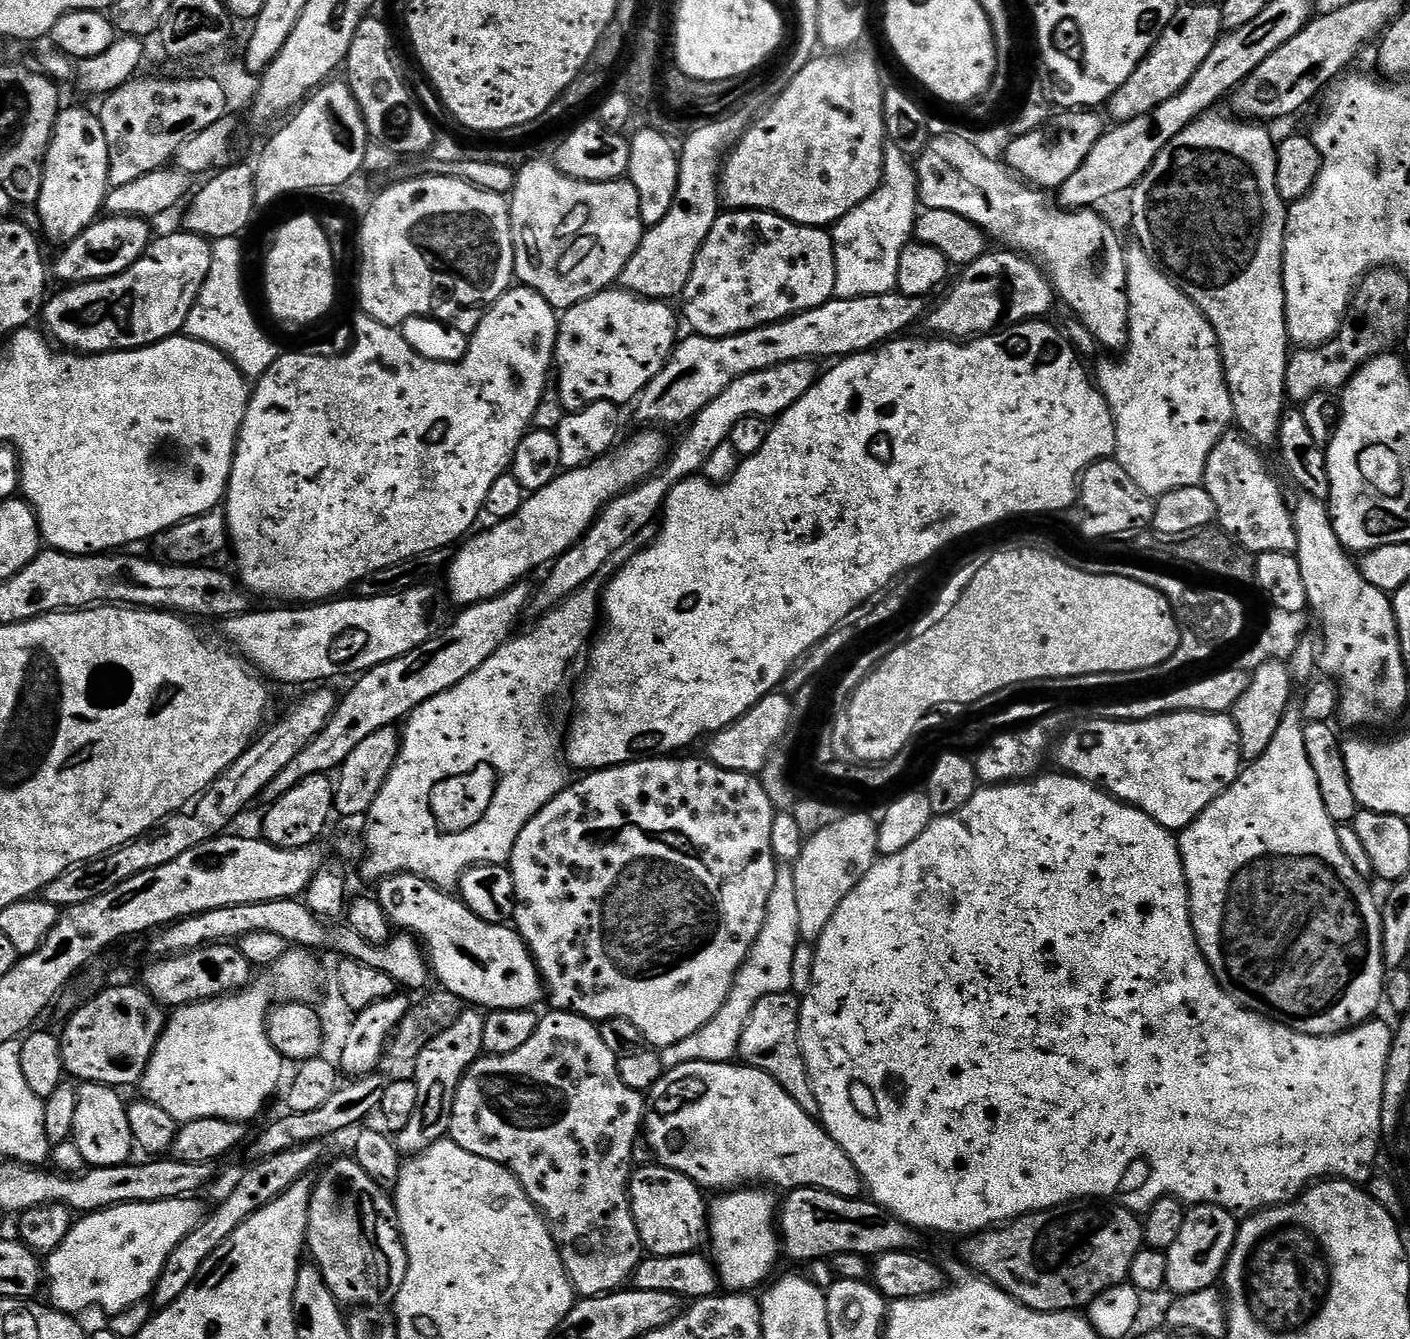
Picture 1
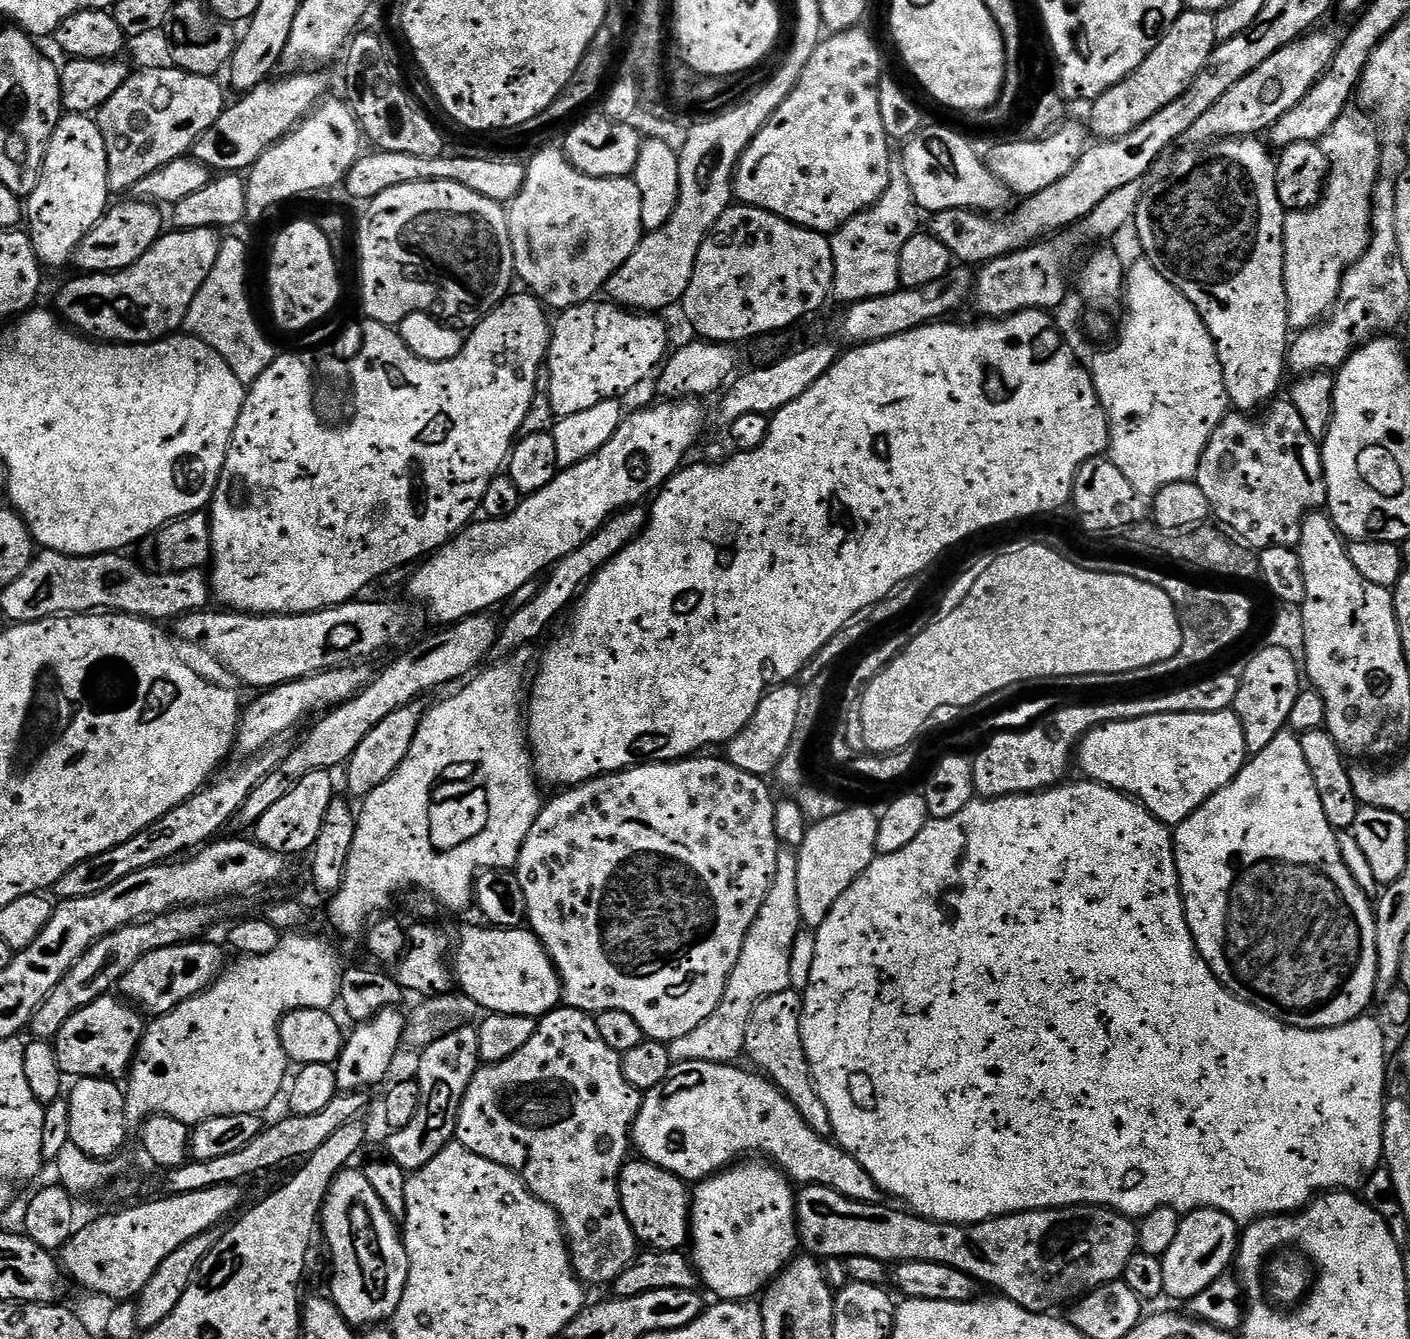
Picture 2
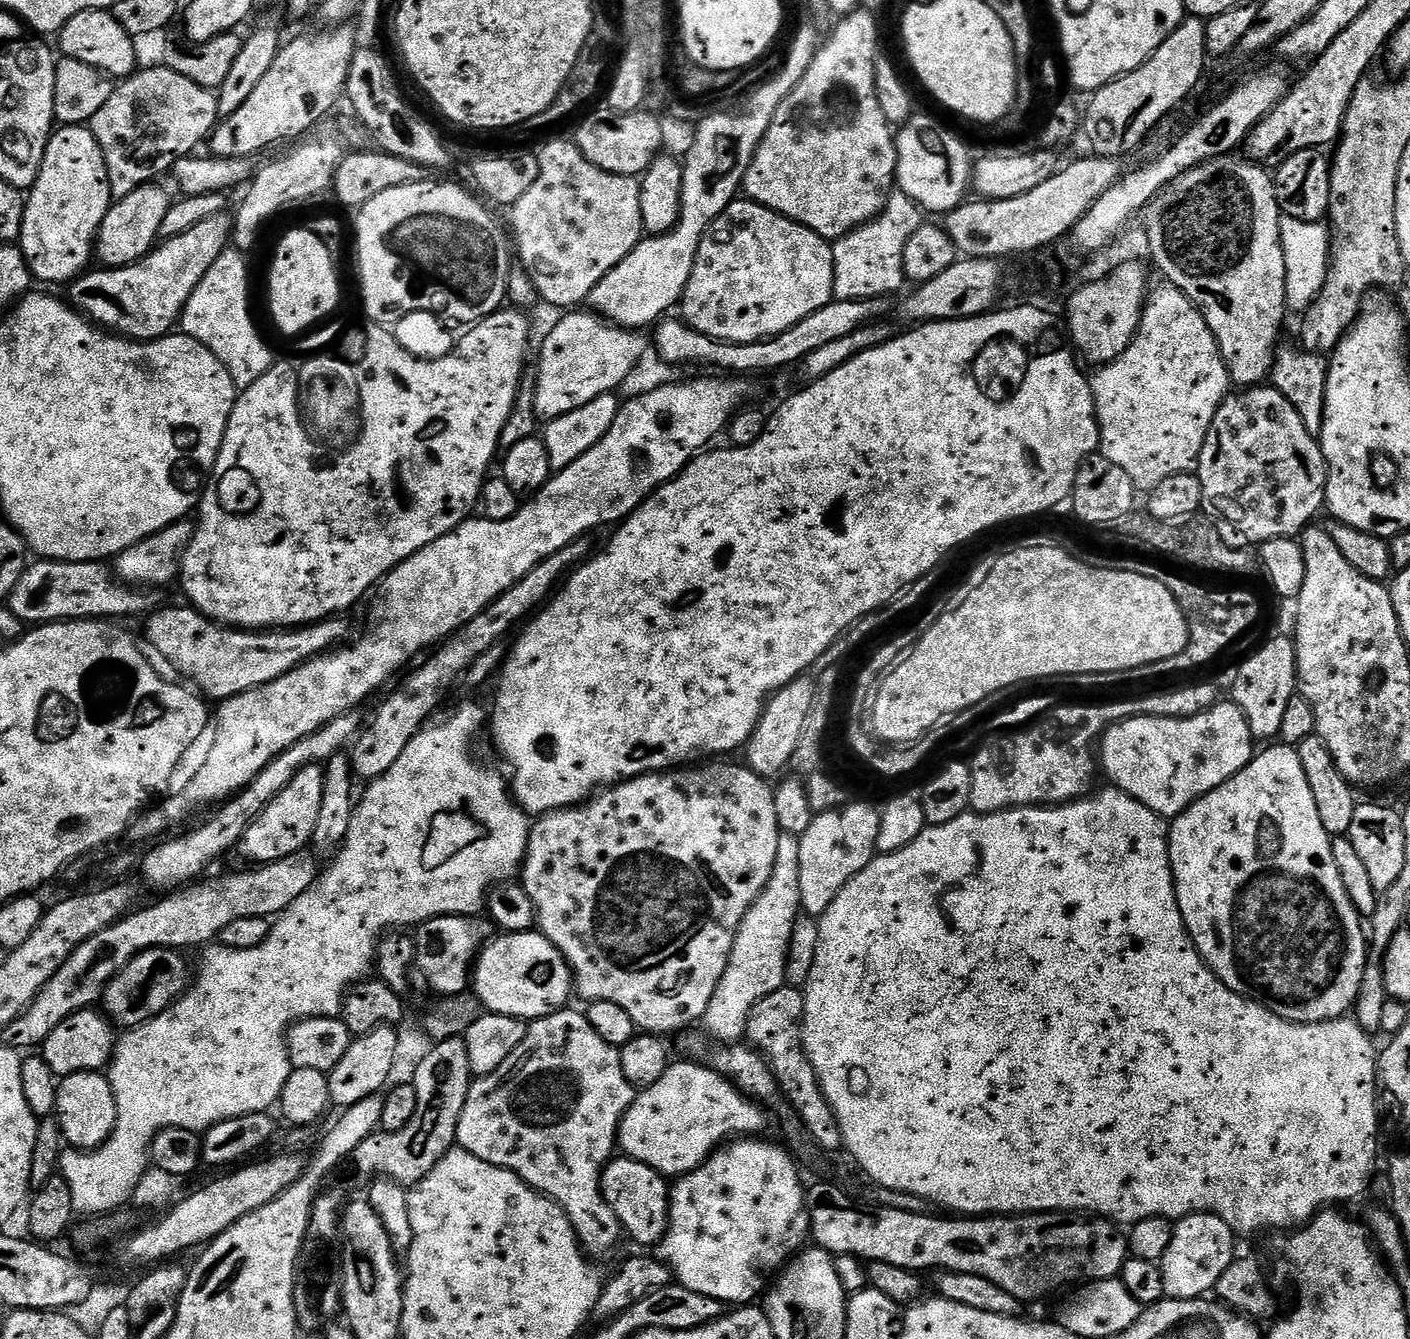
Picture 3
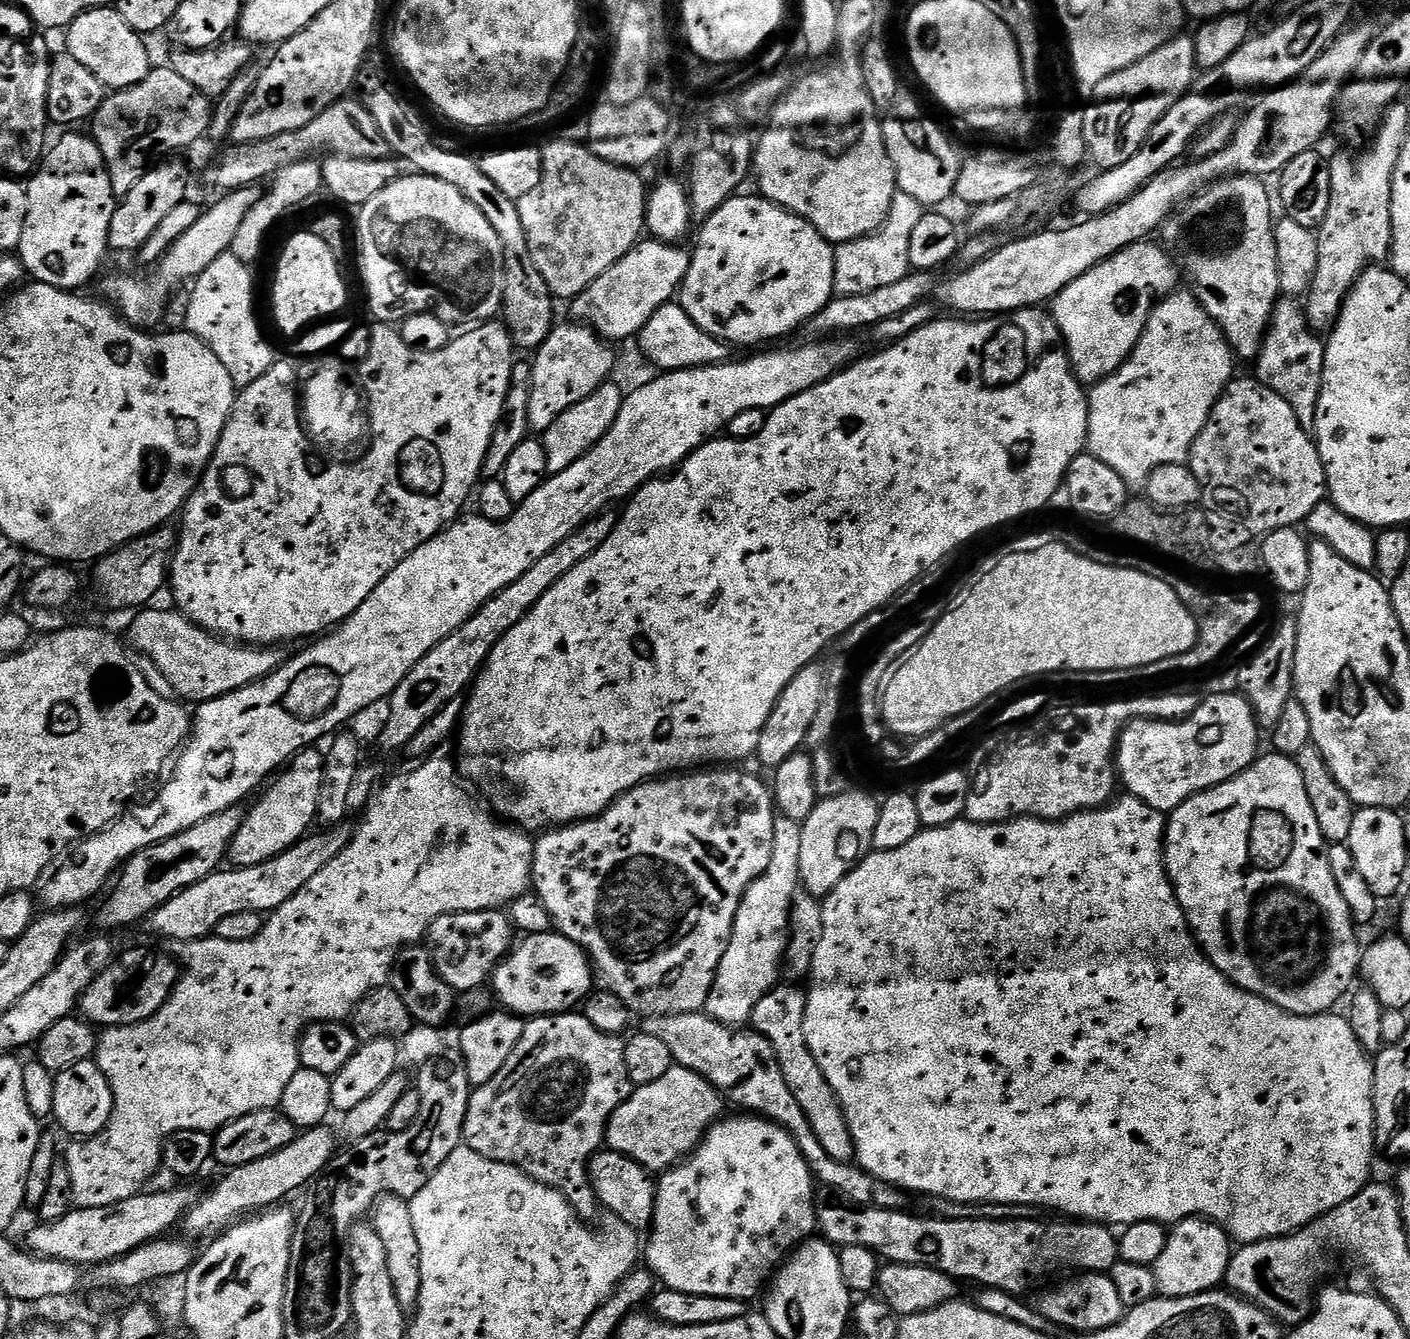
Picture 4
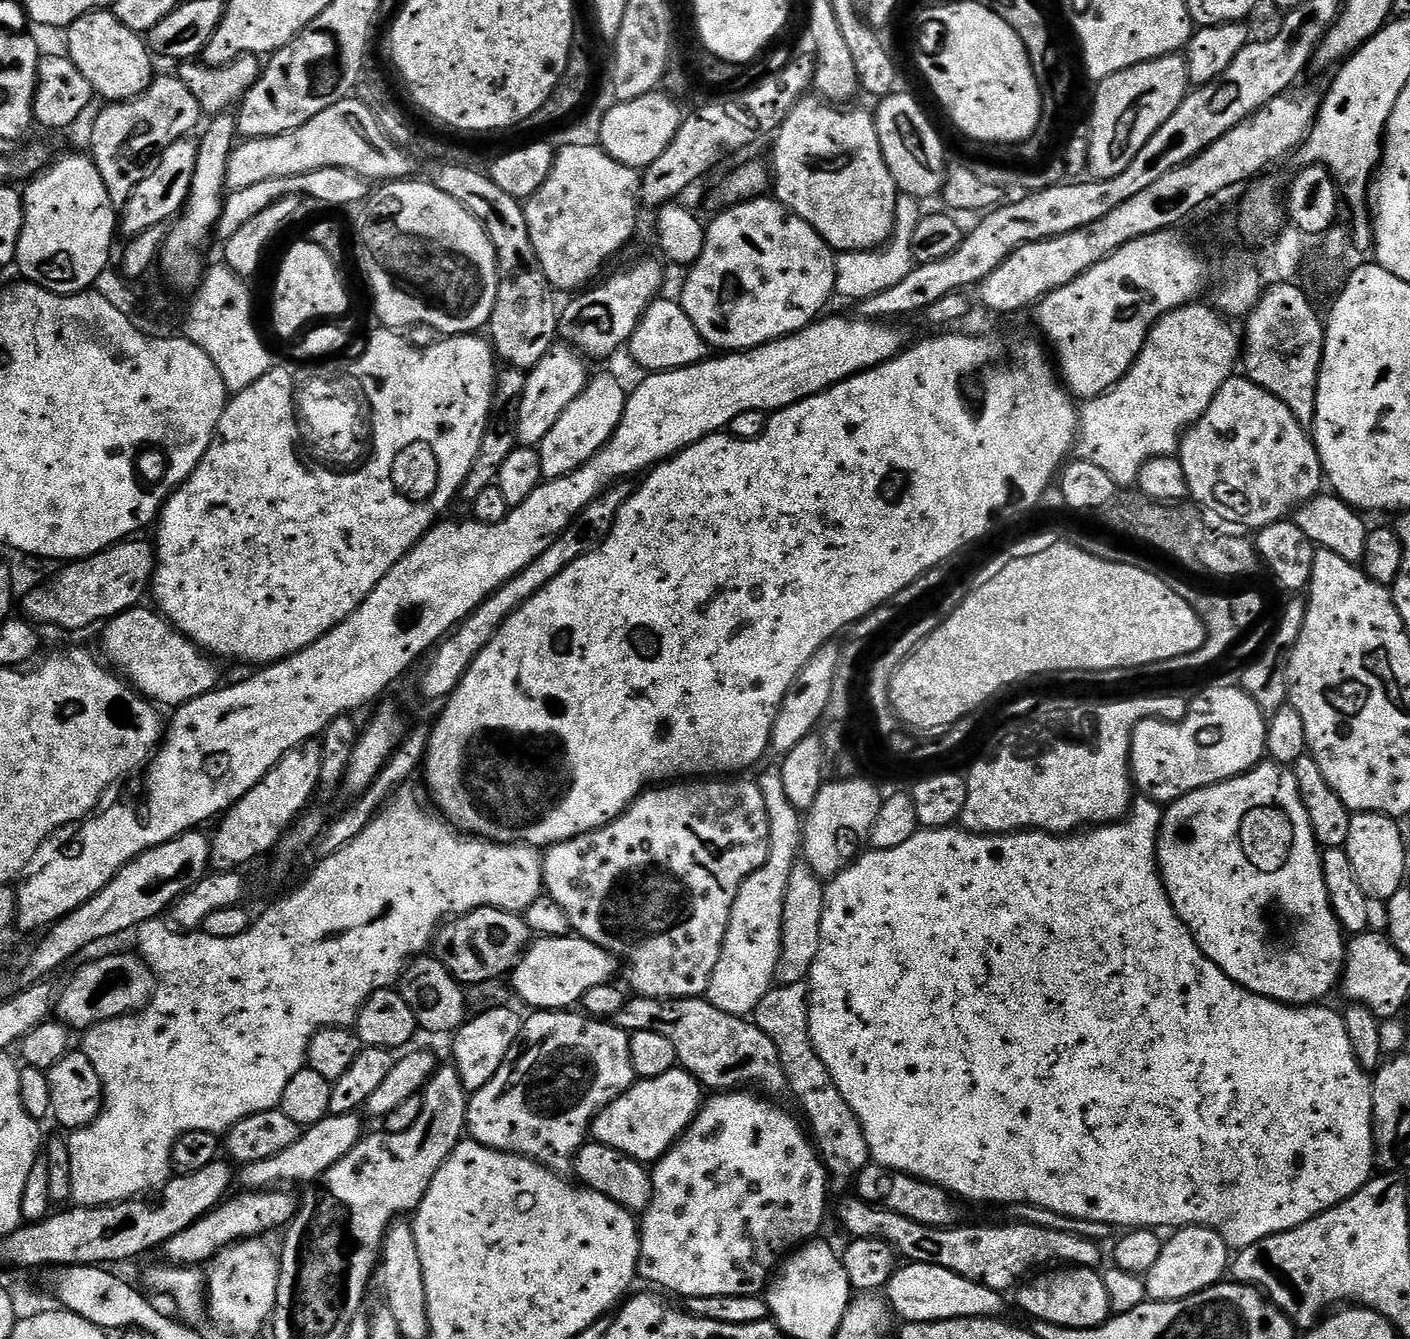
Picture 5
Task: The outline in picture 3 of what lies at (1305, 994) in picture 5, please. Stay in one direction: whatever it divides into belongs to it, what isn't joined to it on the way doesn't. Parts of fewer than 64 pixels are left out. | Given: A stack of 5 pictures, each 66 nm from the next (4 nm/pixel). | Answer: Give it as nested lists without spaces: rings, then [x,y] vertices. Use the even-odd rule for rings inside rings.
[[[1276,742],[1265,748],[1268,748],[1265,752],[1257,751],[1242,771],[1234,774],[1222,786],[1198,798],[1181,816],[1171,821],[1168,829],[1168,853],[1178,906],[1182,910],[1182,918],[1186,922],[1194,946],[1200,952],[1200,957],[1227,988],[1240,996],[1245,996],[1247,1000],[1258,1001],[1263,1008],[1268,1008],[1274,1014],[1295,1024],[1317,1024],[1327,1020],[1339,1020],[1347,1017],[1355,1009],[1356,999],[1362,990],[1370,943],[1366,935],[1366,924],[1348,893],[1342,874],[1338,874],[1338,862],[1334,862],[1332,849],[1333,837],[1328,835],[1326,826],[1322,826],[1322,822],[1318,819],[1314,793],[1310,790],[1310,782],[1306,782],[1306,774],[1302,770],[1302,762],[1295,747]]]

